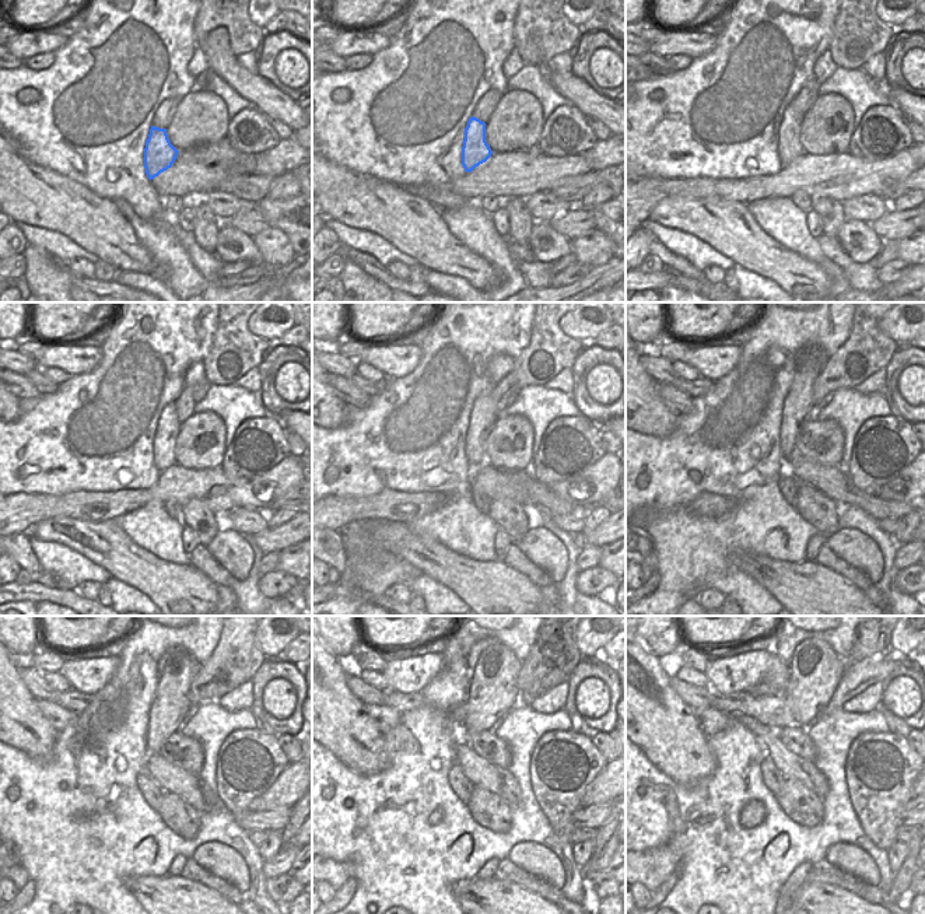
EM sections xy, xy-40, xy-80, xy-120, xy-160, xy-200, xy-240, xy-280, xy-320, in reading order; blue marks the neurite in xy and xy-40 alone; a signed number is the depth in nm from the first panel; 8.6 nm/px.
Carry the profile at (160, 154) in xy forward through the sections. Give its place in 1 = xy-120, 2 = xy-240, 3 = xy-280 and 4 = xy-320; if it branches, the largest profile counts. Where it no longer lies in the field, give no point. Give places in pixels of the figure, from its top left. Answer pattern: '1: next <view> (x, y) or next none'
1: next xy-120 (168, 424)
2: next xy-240 (171, 706)
3: next xy-280 (493, 692)
4: next xy-320 (815, 671)

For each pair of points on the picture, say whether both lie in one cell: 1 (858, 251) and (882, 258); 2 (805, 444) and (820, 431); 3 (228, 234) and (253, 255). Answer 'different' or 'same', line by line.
1: different
2: same
3: same

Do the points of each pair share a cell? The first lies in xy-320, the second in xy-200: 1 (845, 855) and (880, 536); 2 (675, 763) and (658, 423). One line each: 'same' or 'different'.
1: different
2: same

